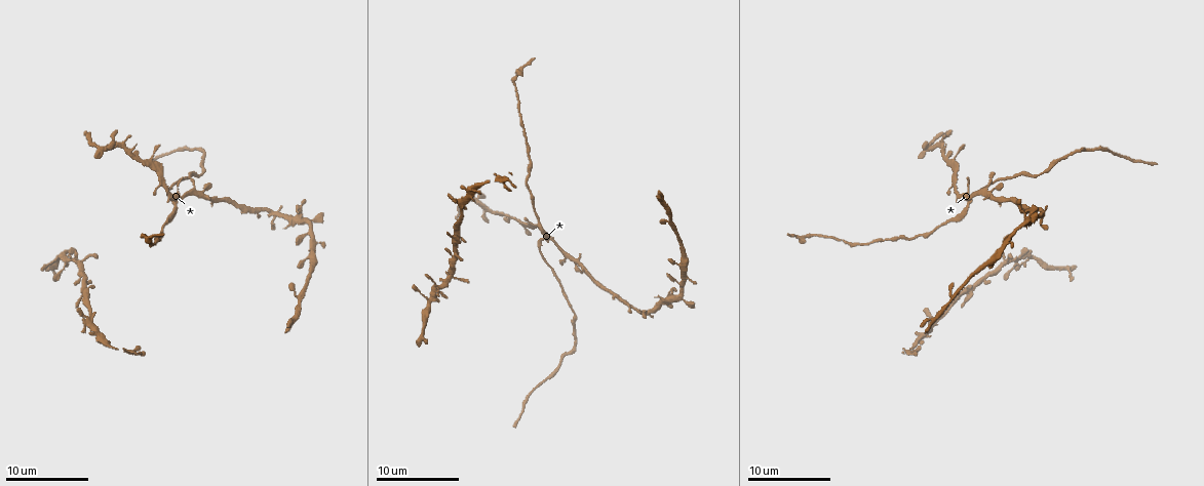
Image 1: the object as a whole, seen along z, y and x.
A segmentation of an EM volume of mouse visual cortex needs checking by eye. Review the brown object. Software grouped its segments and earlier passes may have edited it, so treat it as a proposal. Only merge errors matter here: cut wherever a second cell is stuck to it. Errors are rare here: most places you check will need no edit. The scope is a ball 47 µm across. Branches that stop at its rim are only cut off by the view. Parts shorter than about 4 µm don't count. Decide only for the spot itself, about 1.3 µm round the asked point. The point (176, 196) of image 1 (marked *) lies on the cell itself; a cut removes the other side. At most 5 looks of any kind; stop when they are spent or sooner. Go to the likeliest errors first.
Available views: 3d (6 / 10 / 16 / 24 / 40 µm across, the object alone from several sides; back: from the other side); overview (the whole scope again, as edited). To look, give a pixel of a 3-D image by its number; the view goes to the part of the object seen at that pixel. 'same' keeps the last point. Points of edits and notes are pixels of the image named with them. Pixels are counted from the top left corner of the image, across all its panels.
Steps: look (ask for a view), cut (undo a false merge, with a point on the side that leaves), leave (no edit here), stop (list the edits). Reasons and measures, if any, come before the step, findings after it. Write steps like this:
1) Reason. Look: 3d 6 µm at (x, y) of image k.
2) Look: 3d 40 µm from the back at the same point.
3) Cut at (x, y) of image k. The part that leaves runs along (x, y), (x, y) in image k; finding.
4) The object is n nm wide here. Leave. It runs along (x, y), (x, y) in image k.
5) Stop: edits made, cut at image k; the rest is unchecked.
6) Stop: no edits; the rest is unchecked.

Four or more arms meet. Look: 3d 10 µm at (964, 293) of image 1.

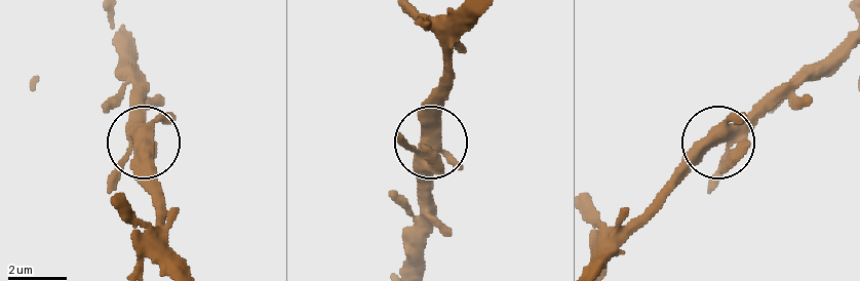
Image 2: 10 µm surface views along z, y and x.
Leave. Continuous, no second cell.

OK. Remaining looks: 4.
Looks like a crossing. Look: 3d 16 µm at (66, 261) of image 1.

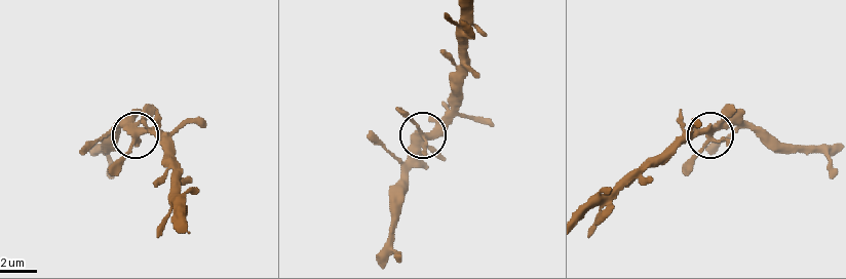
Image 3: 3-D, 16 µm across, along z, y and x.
Leave. All the same cell.

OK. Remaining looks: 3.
Calibre changes. Look: 3d 6 µm at (940, 147) of image 1.

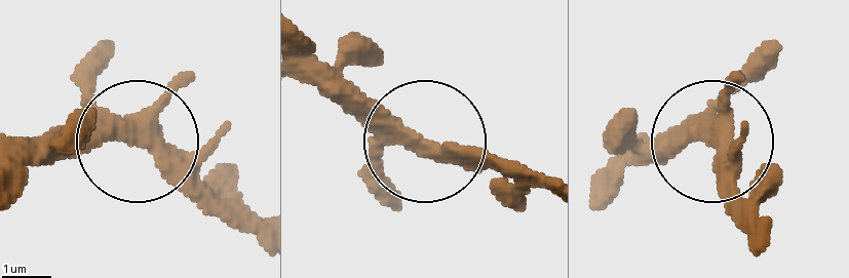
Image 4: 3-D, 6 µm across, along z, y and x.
Look: 3d 6 µm from the back at (145, 138) of image 4.

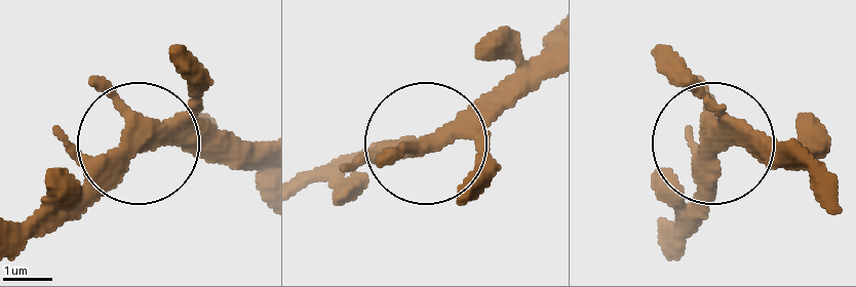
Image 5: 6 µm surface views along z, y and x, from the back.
3 arms meet here. Leave. It runs along (675, 255), (711, 146), (773, 141) in image 5; all the same cell.

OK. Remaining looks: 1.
Stop: no edits; the rest is unchecked.

